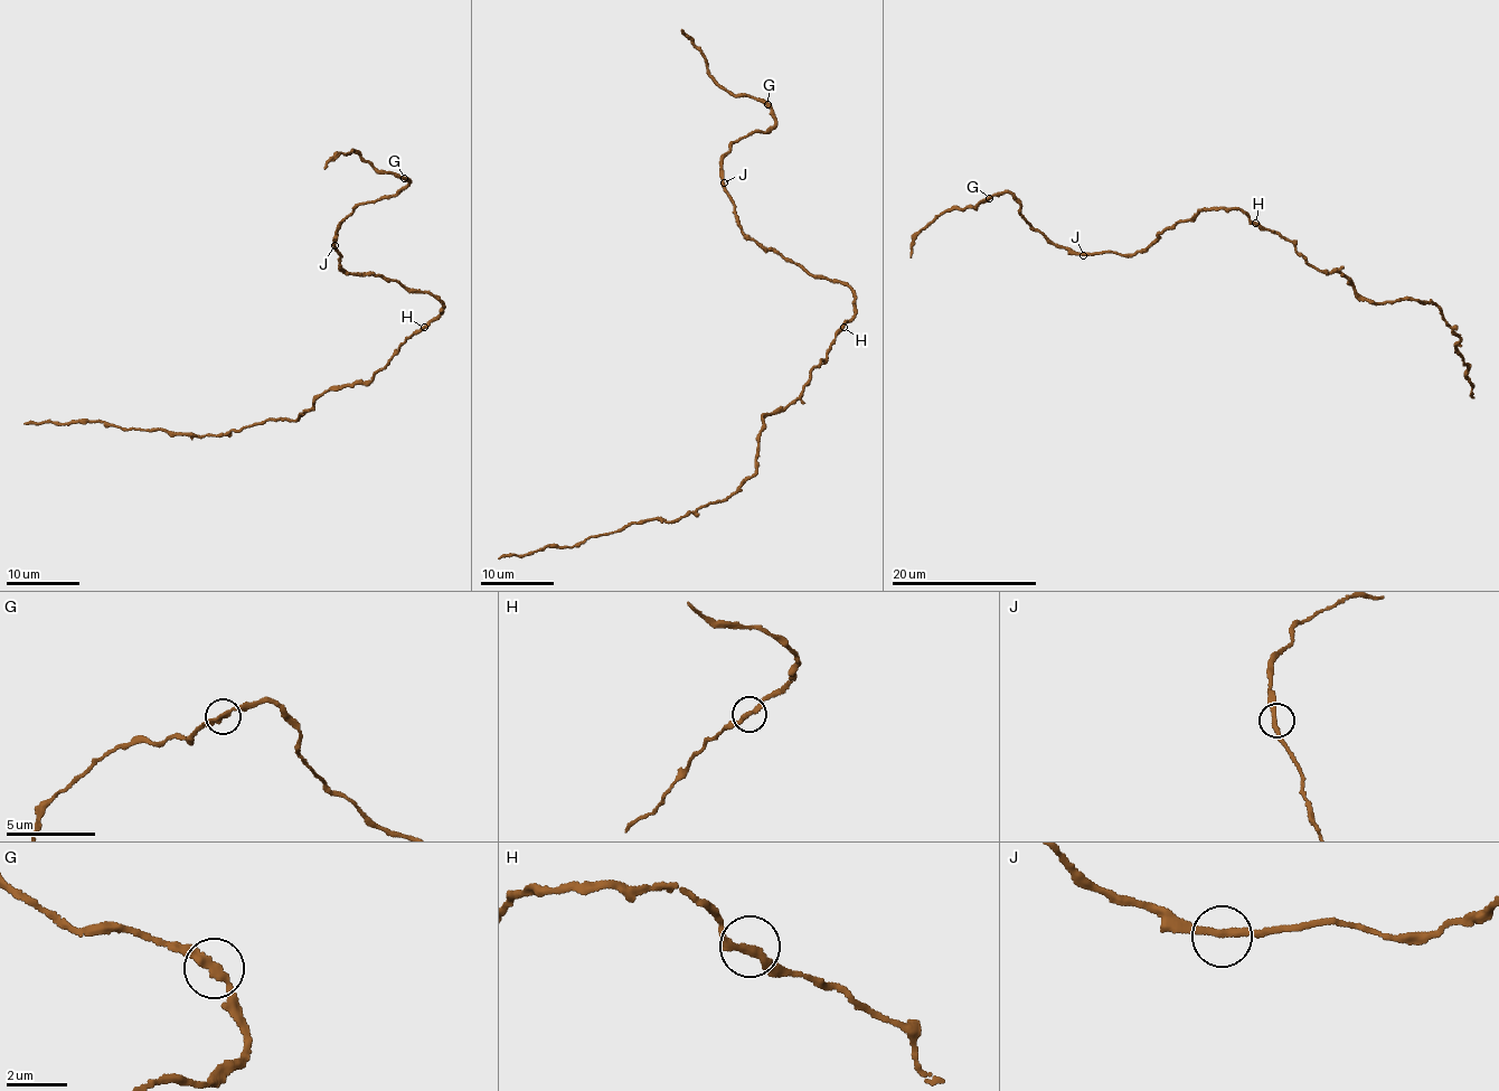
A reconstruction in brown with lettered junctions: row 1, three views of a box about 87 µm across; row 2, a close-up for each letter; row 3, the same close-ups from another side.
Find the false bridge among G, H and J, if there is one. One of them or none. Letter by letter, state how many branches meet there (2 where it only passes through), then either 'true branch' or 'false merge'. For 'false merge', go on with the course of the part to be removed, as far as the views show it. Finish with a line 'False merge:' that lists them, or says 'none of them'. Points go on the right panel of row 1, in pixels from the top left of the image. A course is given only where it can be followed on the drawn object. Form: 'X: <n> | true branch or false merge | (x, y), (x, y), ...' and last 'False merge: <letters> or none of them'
G: 2 | true branch
H: 2 | true branch
J: 2 | true branch
False merge: none of them

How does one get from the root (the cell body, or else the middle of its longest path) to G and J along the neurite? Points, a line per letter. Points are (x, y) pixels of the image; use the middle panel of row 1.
G: (840, 331), (855, 314), (855, 293), (759, 246), (738, 224), (723, 185), (729, 147), (774, 125), (769, 104)
J: (840, 331), (855, 314), (855, 293), (755, 243), (738, 224), (734, 201), (724, 182)

